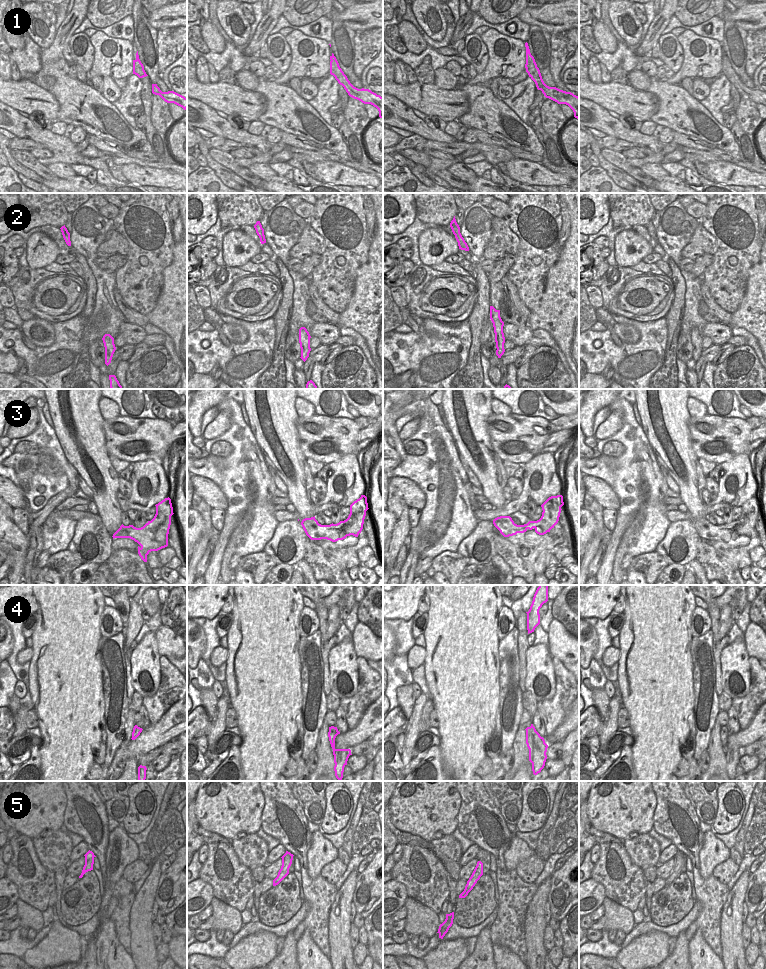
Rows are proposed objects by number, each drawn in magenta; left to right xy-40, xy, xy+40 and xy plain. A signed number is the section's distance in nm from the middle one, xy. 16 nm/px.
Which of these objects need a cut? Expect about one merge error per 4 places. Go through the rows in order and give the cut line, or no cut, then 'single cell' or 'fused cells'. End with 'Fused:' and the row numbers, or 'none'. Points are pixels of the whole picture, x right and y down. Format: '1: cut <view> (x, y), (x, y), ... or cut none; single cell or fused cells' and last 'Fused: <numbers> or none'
1: cut xy (330, 67), (331, 71); fused cells
2: cut none; single cell
3: cut none; single cell
4: cut xy+40 (529, 727), (532, 733), (534, 748), (532, 762); fused cells
5: cut none; single cell
Fused: 1, 4

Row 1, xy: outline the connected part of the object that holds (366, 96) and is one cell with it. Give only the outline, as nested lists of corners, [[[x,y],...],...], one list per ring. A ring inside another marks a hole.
[[[330,56],[330,60],[330,68],[332,69],[330,74],[333,75],[338,83],[344,87],[348,95],[364,104],[373,105],[378,109],[379,117],[383,118],[383,97],[377,95],[369,89],[358,89],[354,87],[340,68],[336,57]]]

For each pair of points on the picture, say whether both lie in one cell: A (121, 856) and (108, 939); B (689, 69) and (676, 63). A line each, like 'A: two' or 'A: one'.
A: one
B: two

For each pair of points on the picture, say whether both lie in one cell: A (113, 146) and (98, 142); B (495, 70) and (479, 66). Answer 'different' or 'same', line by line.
A: same
B: different

